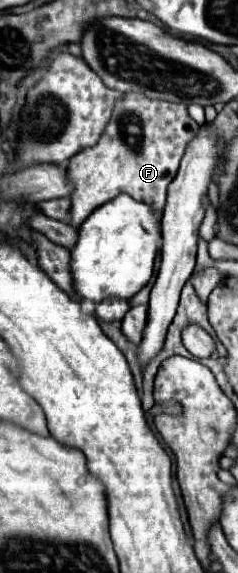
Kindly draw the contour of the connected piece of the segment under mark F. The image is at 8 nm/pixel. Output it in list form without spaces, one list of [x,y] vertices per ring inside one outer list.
[[[126,92],[124,100],[114,108],[100,142],[78,152],[68,162],[68,182],[74,188],[70,194],[72,206],[68,224],[78,228],[92,214],[92,210],[116,198],[120,192],[148,204],[160,220],[168,196],[168,184],[178,172],[186,144],[198,132],[200,124],[188,116],[184,104],[150,100],[144,94]]]

